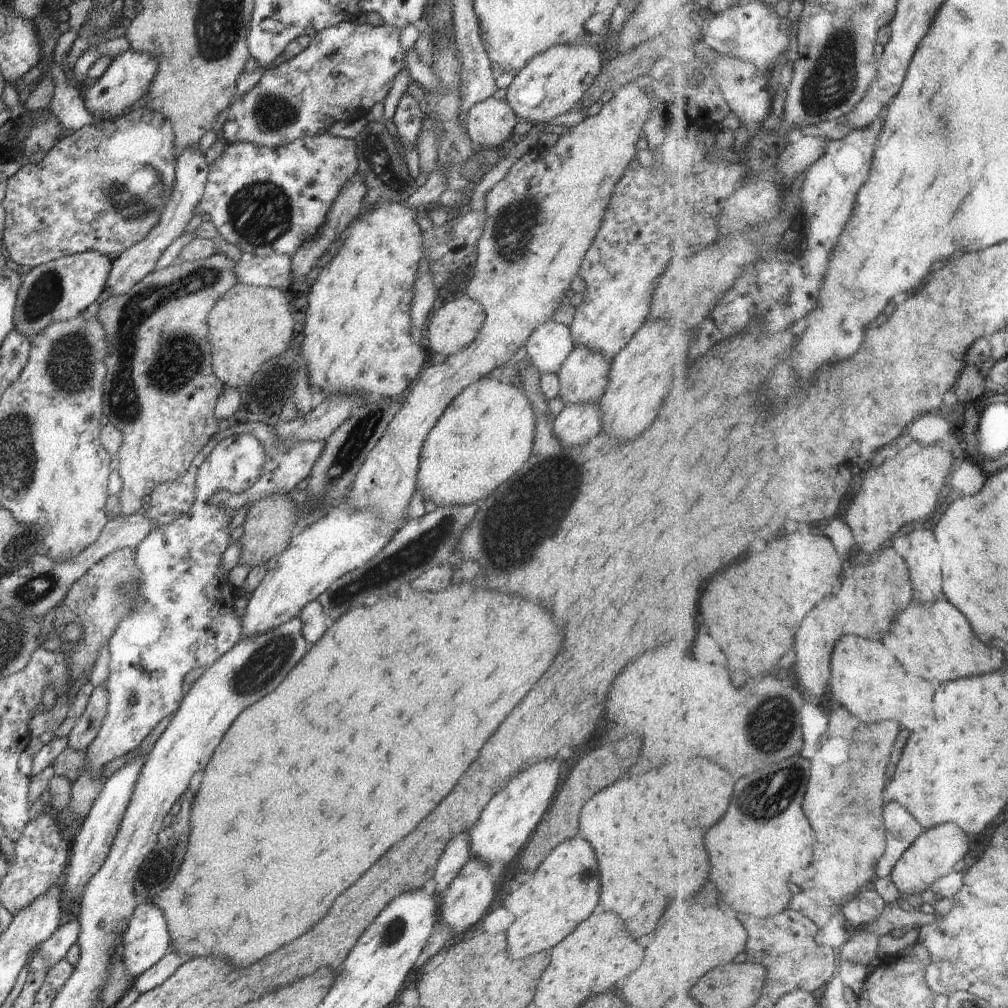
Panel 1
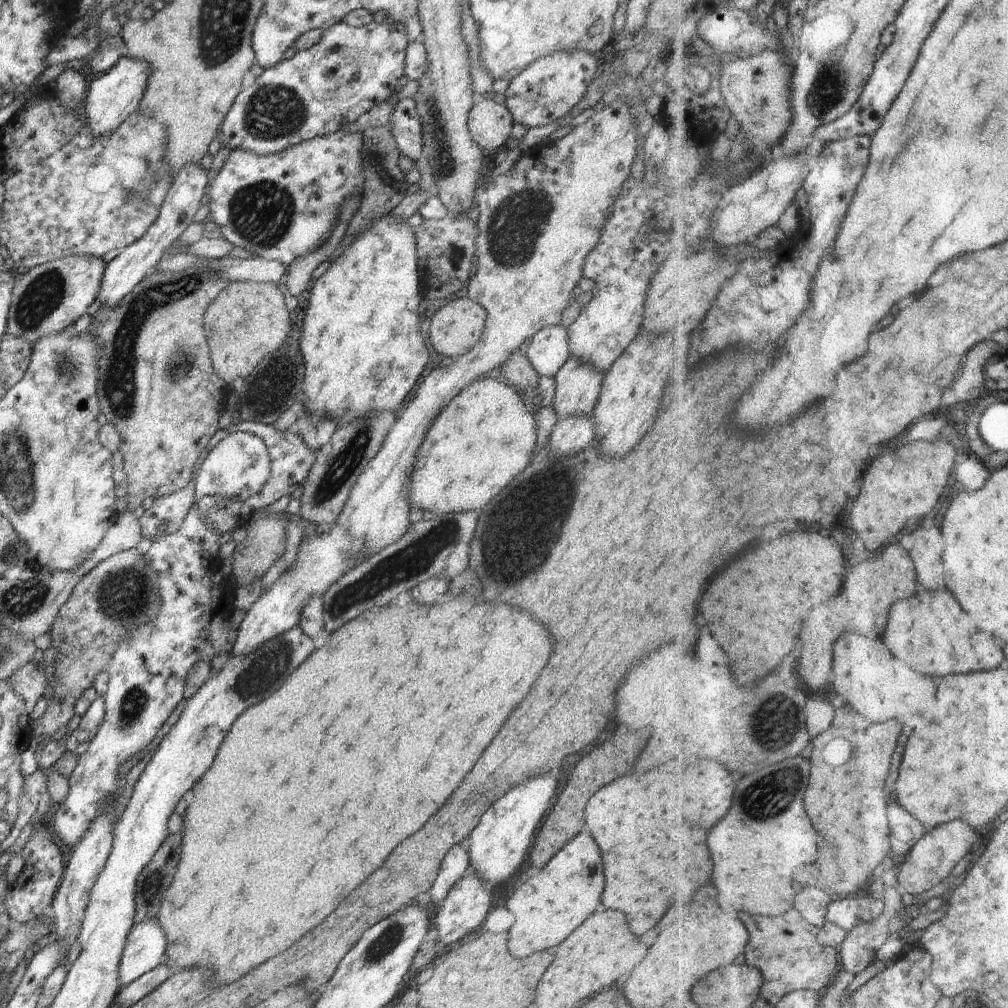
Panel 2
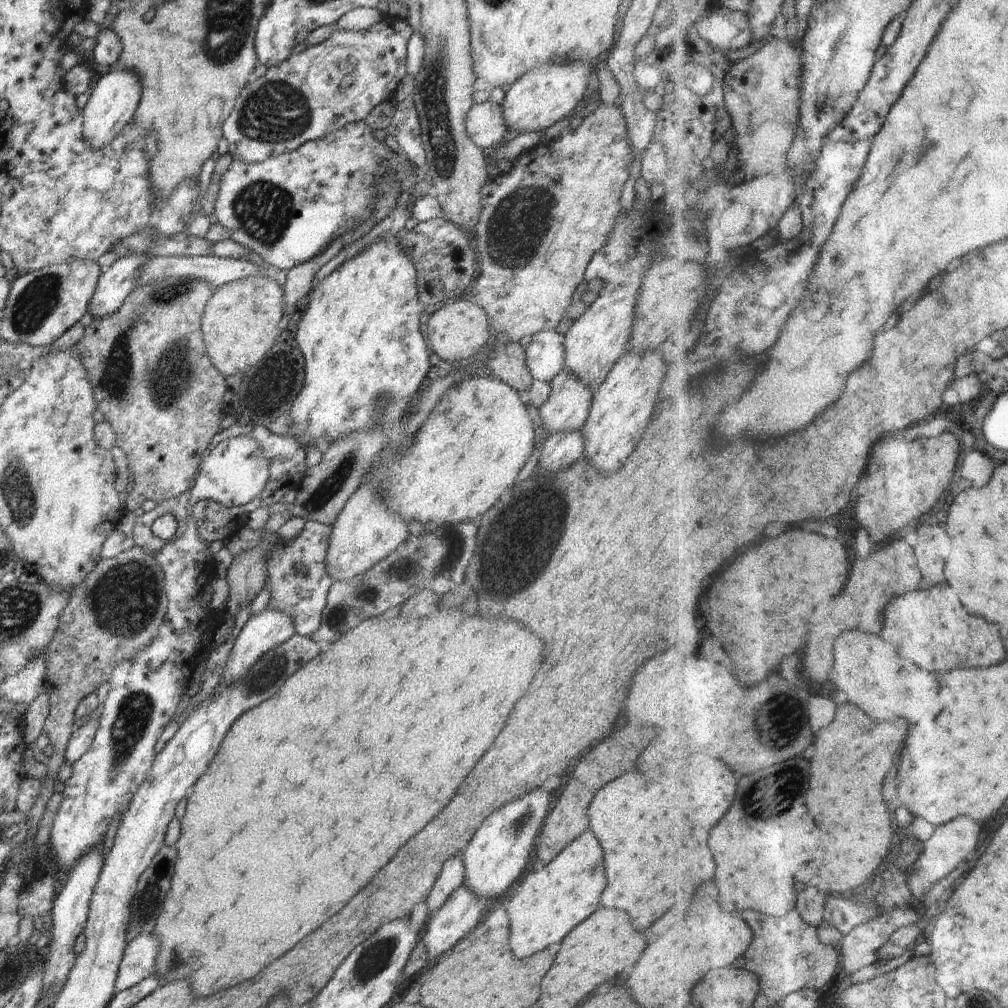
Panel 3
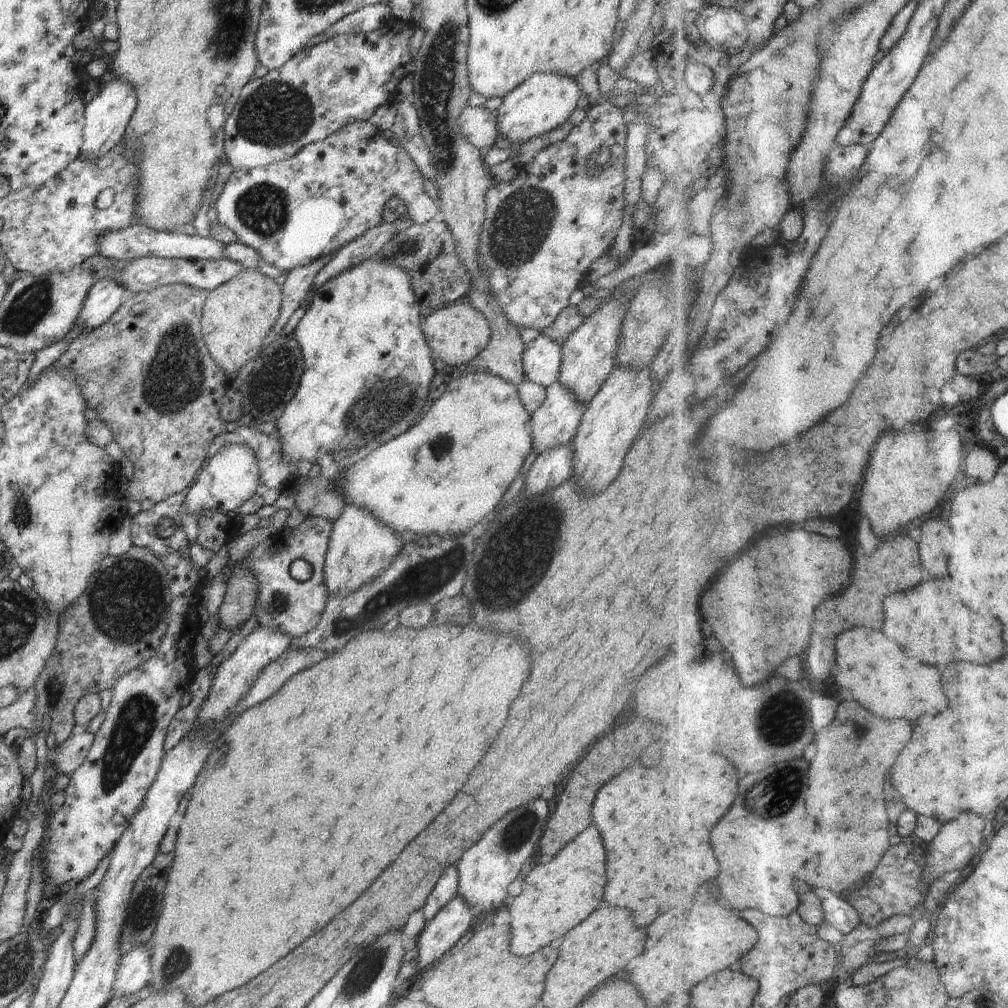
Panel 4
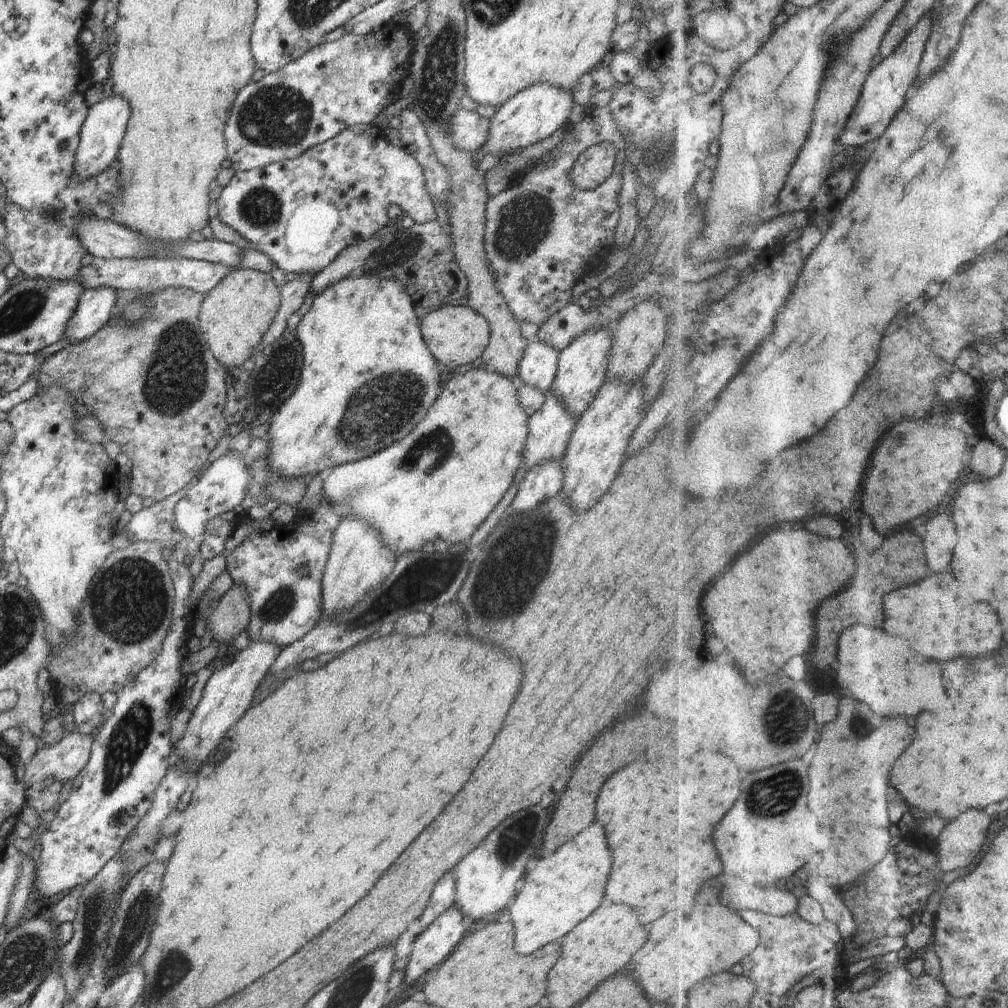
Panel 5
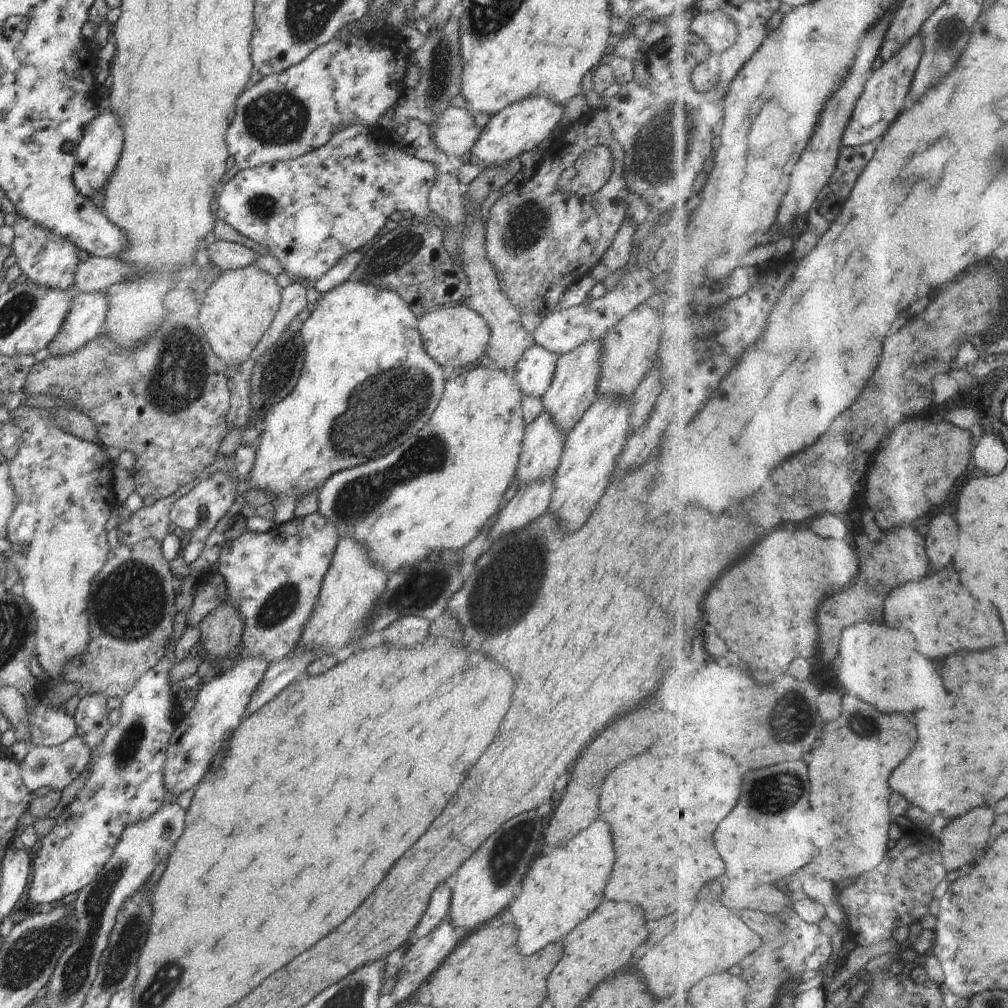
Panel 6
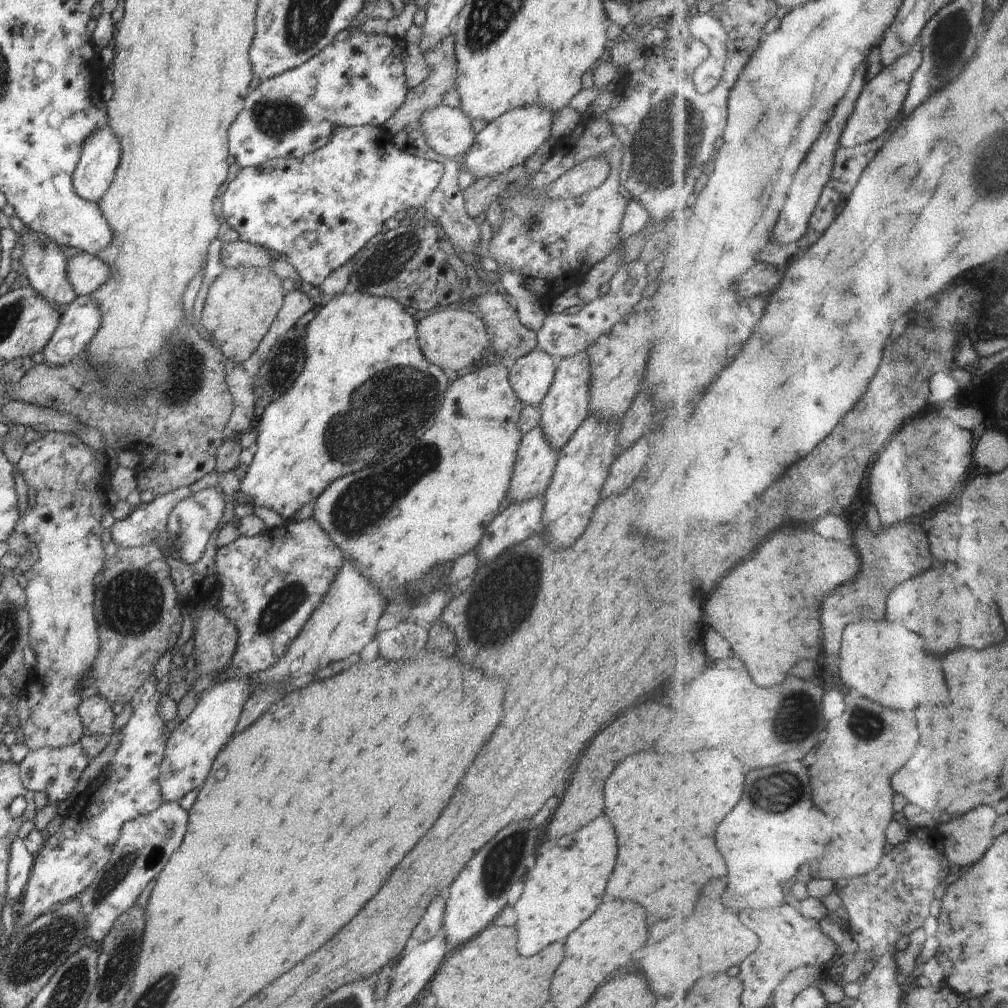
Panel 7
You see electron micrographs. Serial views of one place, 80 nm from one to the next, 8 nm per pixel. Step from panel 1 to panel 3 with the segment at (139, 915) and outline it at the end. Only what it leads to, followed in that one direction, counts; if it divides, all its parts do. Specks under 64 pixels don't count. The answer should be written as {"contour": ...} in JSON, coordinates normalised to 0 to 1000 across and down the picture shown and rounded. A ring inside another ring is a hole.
{"contour":[[[137,928],[124,940],[114,974],[114,986],[153,968],[159,934],[153,928]]]}

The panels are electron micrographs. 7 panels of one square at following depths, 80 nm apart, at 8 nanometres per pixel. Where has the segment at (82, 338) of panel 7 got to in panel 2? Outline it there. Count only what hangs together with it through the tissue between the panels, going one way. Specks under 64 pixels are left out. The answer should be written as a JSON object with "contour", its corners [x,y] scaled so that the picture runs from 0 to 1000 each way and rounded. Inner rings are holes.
{"contour":[[[188,162],[178,169],[159,205],[157,216],[145,232],[123,245],[119,252],[105,263],[96,292],[101,303],[113,308],[140,278],[154,269],[156,260],[166,252],[167,246],[173,239],[179,237],[183,228],[192,219],[192,213],[198,207],[198,198],[203,191],[202,187],[207,185],[205,173],[206,170],[201,169],[198,162]]]}

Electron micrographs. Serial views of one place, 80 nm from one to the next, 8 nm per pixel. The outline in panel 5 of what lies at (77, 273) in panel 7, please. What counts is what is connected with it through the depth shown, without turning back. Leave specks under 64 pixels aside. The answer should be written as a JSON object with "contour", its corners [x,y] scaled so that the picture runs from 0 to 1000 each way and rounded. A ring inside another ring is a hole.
{"contour":[[[145,254],[139,257],[103,257],[94,255],[91,262],[78,268],[77,277],[83,287],[105,284],[113,287],[131,288],[136,291],[152,291],[167,285],[184,285],[204,293],[222,274],[232,270],[232,264],[187,256],[160,256]]]}

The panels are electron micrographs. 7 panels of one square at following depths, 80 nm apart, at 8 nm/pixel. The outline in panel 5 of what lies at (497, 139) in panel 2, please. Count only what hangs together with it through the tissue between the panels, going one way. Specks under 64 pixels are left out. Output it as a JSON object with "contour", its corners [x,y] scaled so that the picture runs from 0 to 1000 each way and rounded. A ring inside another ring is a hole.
{"contour":[[[457,106],[450,111],[446,123],[446,139],[454,149],[472,150],[480,145],[486,129],[486,119],[472,110]]]}

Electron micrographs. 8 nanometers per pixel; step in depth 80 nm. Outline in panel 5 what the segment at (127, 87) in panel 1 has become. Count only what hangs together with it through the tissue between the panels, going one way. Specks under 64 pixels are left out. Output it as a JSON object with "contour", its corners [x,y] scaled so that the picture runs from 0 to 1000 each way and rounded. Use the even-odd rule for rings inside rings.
{"contour":[[[107,88],[103,99],[87,107],[87,115],[85,115],[80,128],[80,137],[75,149],[72,168],[79,177],[97,175],[99,171],[103,171],[103,167],[107,167],[107,163],[116,159],[117,149],[121,144],[128,117],[129,101],[123,99],[121,95],[115,95],[109,88]]]}

